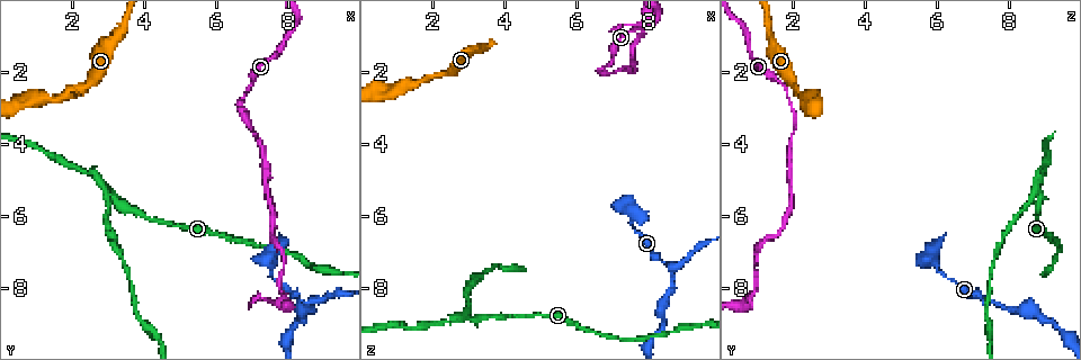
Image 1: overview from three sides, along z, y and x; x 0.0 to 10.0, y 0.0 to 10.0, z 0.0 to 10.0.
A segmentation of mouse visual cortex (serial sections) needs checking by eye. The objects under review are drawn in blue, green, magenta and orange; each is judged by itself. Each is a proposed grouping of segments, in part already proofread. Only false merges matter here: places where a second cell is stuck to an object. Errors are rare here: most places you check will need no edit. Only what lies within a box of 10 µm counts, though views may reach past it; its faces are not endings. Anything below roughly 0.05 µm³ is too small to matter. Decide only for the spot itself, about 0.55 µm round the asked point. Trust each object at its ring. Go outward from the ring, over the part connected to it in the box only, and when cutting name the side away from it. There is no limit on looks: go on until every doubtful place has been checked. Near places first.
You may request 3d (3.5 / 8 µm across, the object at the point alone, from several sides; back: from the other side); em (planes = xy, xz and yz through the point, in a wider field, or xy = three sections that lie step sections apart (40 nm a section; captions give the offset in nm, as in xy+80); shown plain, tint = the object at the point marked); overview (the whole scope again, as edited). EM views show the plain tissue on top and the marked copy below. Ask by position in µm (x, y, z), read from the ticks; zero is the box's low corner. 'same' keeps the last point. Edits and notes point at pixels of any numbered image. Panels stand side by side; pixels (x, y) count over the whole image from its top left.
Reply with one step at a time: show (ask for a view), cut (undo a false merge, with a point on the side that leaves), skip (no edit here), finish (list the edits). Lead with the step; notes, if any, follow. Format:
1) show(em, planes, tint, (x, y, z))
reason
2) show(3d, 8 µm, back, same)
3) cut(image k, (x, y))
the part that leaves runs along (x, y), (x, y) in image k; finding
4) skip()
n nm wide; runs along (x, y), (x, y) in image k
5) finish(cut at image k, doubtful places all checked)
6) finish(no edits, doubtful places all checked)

show(3d, 8 µm, (6.55, 2.90, 2.00))
abrupt turn

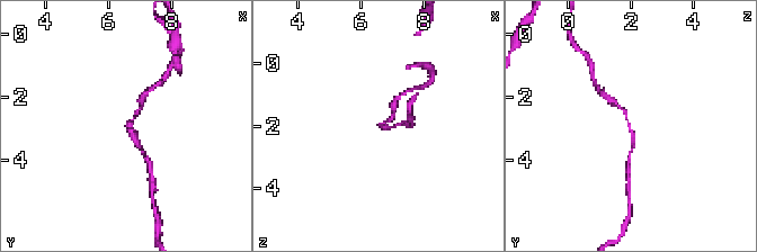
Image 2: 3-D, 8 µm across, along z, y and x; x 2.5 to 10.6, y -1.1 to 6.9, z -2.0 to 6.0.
show(em, planes, tint, same)
arms of 100, 150 nm; now the EM

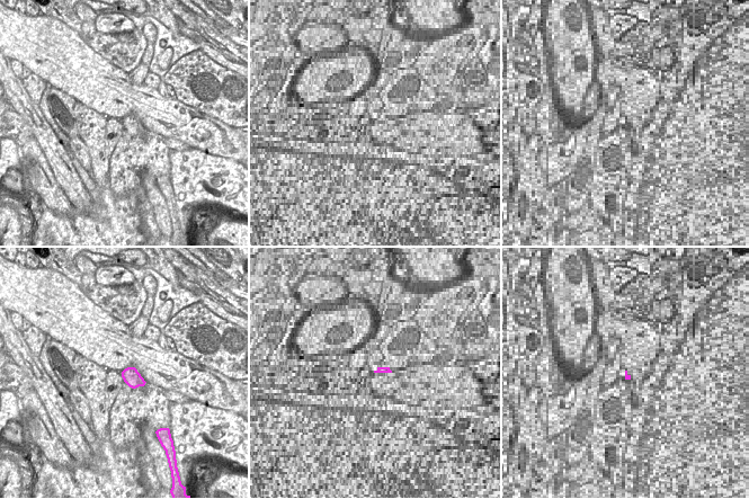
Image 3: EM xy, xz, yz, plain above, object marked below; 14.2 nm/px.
skip()
all the same cell

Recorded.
show(3d, 3.5 µm, (7.85, 8.35, 0.80))
thick turns thin

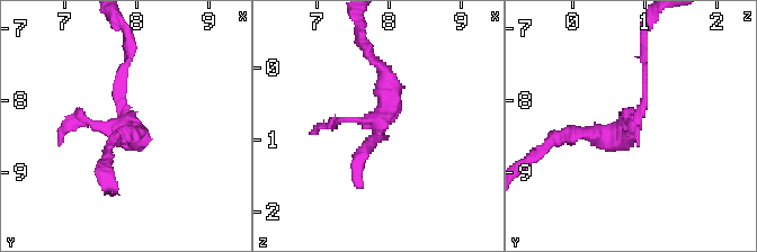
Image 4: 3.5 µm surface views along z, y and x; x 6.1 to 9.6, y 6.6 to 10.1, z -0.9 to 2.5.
show(em, xy, step 2, tint, (7.85, 8.40, 0.75))
need the tissue

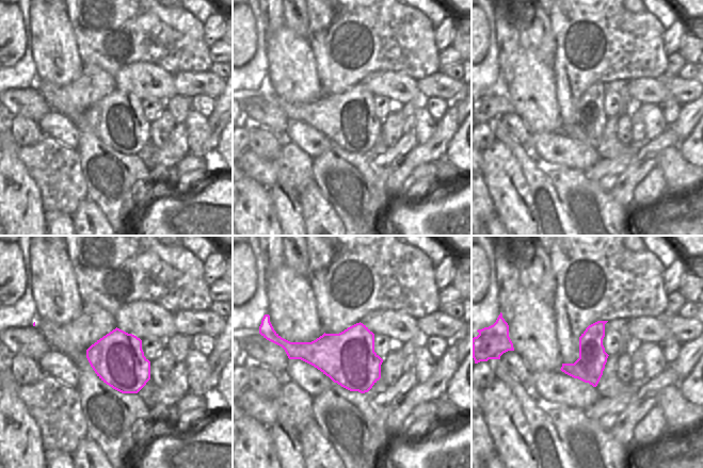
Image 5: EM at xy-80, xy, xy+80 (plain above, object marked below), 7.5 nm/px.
skip()
runs along (643, 59), (643, 107), (626, 127), (575, 127) in image 4; continuous, no second cell

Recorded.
show(3d, 3.5 µm, (8.65, 8.40, 7.35))
abrupt turn

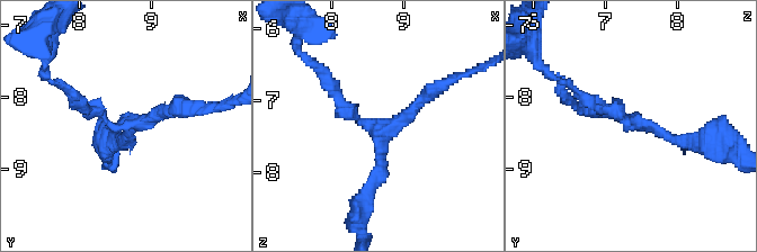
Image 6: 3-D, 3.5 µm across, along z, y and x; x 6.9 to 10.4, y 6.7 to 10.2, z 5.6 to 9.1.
show(em, xy, step 3, tint, (8.70, 8.40, 7.35))
3 arms; arms of 150, 150, 200 nm; now the EM

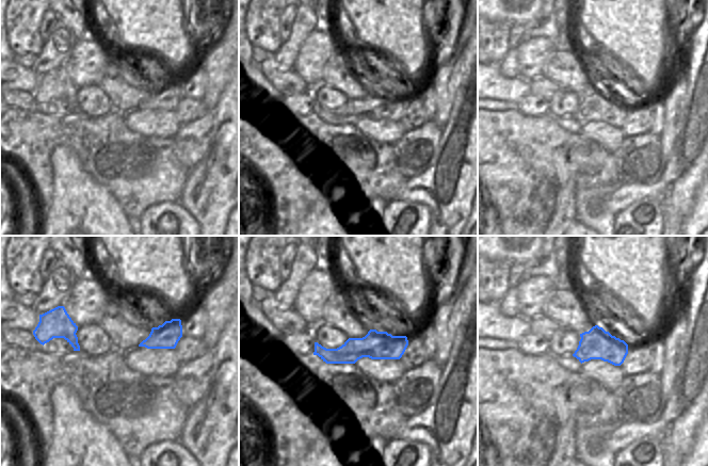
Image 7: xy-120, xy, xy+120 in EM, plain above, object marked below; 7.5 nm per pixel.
skip()
220 nm wide; runs along (405, 342), (346, 354), (317, 352) in image 7; all the same cell

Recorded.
show(3d, 3.5 µm, (3.15, 5.40, 8.90))
three-way junction

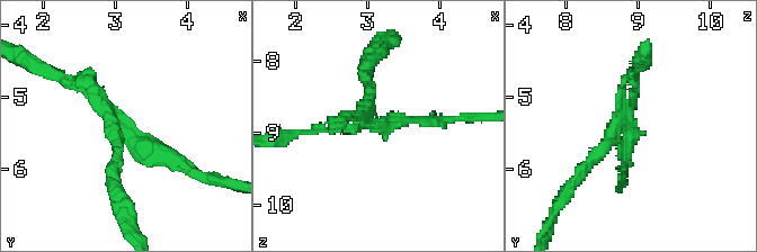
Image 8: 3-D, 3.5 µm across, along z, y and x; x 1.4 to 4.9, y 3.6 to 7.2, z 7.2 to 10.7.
show(em, xy, step 1, tint, (3.15, 5.45, 8.85))

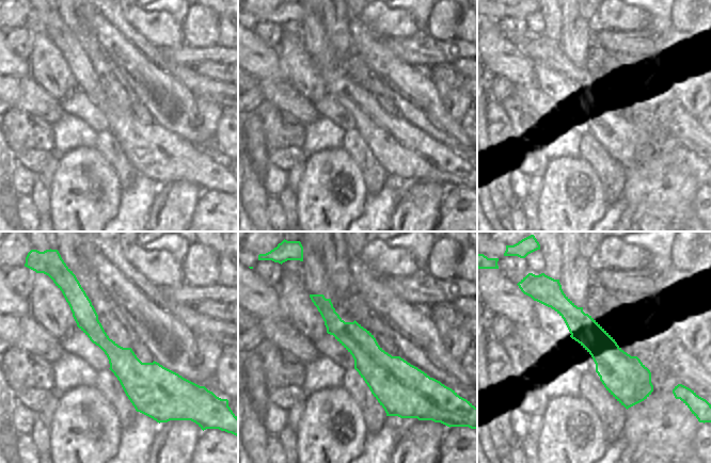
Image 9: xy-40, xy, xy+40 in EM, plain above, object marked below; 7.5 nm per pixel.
cut(image 8, (591, 160))
the part that leaves runs along (622, 129), (587, 163), (552, 215) in image 8; two cells meet here

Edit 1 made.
finish(cut at image 8, doubtful places all checked)

